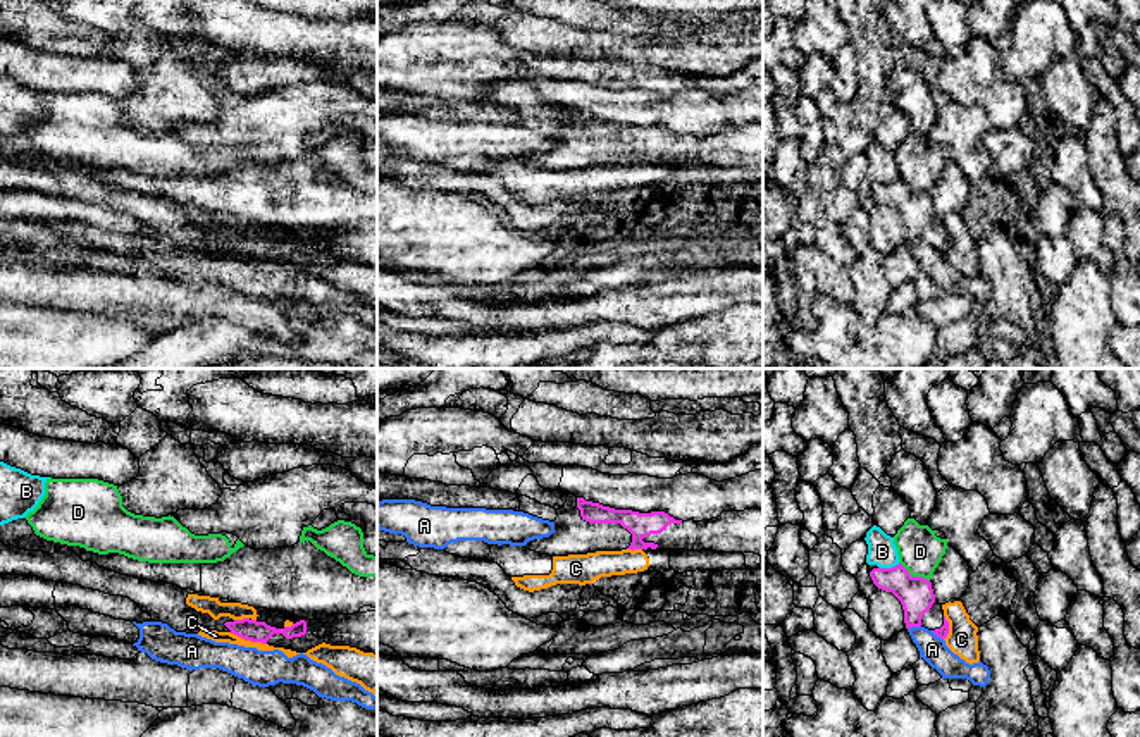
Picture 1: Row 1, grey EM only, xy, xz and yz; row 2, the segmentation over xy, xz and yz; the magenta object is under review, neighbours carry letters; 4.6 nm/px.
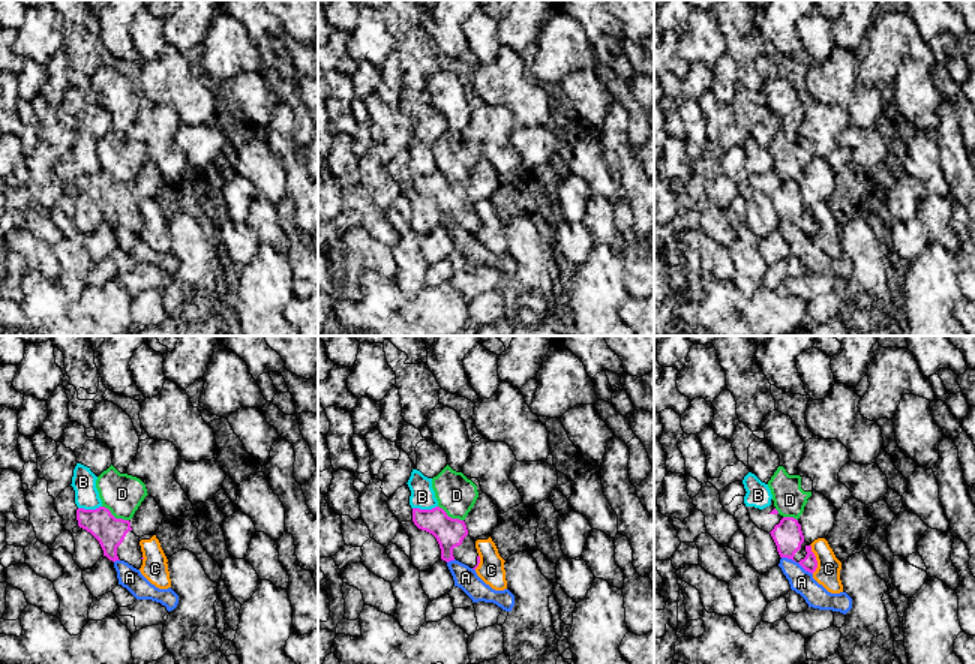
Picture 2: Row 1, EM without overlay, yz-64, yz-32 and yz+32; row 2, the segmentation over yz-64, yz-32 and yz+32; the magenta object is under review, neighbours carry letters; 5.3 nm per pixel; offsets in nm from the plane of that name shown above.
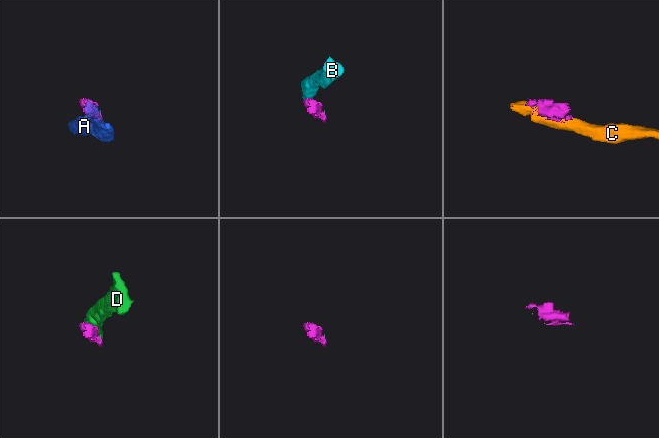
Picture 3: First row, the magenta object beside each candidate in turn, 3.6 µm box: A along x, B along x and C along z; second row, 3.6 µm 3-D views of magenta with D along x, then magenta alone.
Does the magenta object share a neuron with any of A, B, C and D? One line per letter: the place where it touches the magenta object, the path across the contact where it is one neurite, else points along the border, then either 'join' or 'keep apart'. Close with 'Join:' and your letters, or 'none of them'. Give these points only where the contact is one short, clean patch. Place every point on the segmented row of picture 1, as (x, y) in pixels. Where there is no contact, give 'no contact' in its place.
A: yz (913, 625) | along yz (920, 625), (908, 629) | keep apart
B: yz (889, 569) | along yz (899, 563), (879, 567) | keep apart
C: xy (248, 639) | along xy (229, 632), (266, 644) | keep apart
D: yz (913, 577) | across yz (916, 596), (913, 577), (920, 551) | join
Join: D

